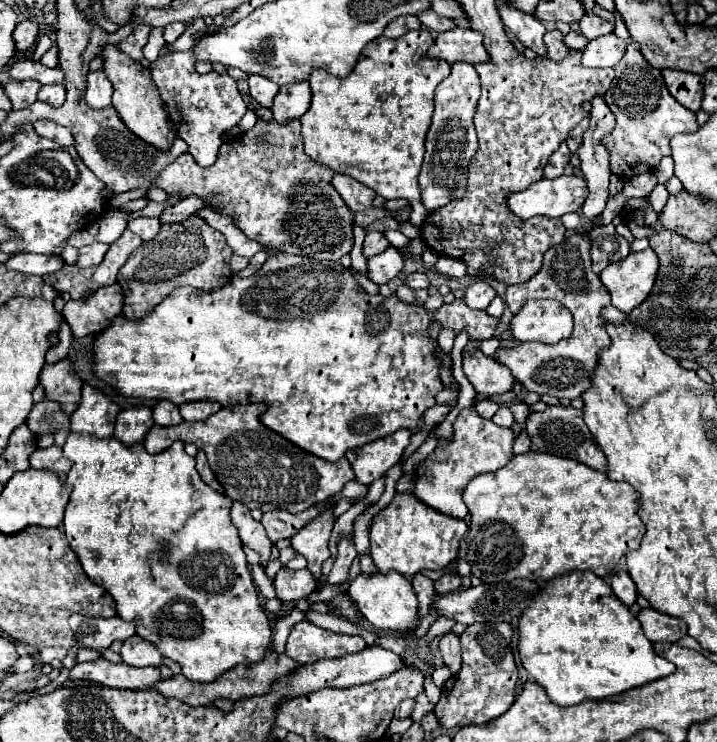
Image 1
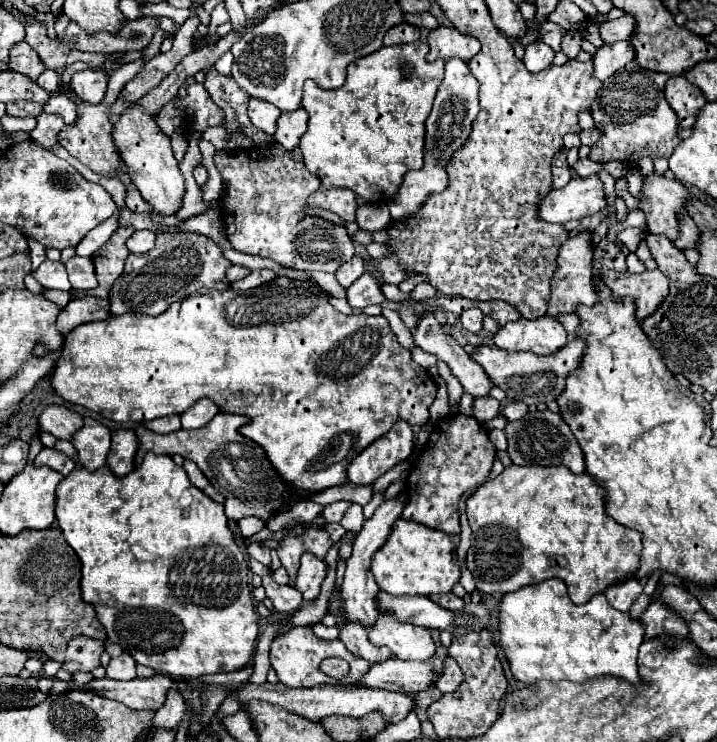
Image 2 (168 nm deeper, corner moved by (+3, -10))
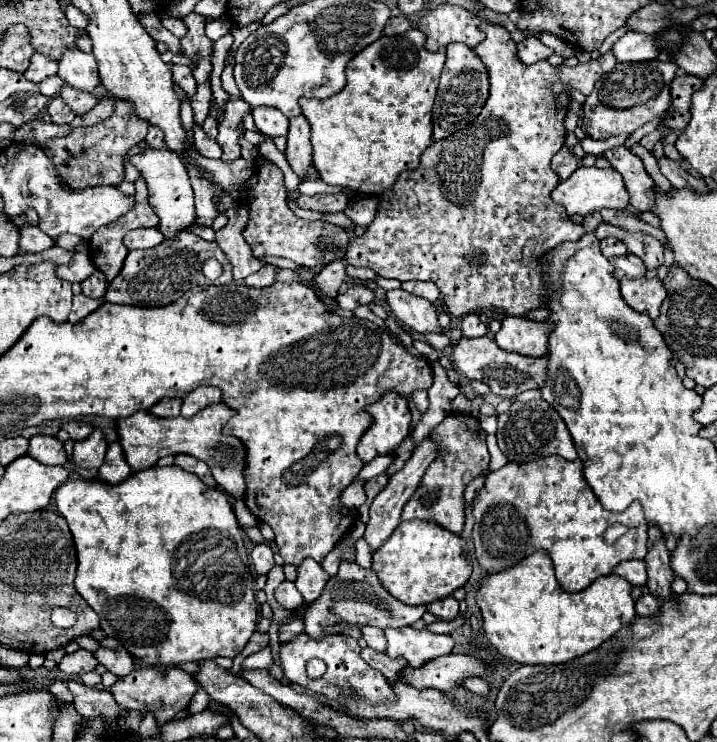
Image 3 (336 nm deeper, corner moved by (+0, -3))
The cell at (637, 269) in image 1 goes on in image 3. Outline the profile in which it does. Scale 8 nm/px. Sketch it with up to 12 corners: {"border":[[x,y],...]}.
{"border":[[659,277],[623,279],[631,309],[657,319],[667,291]]}

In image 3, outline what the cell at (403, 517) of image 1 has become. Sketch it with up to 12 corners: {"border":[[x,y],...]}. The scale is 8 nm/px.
{"border":[[403,521],[373,553],[381,585],[433,603],[471,575],[459,535]]}

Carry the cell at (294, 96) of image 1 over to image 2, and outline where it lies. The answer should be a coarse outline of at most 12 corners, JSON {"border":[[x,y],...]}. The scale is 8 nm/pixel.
{"border":[[306,110],[286,112],[274,134],[286,150],[300,144],[308,128]]}

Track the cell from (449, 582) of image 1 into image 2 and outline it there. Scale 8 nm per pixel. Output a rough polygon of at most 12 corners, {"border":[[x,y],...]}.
{"border":[[434,594],[438,606],[446,610],[462,610],[462,598],[450,594]]}

